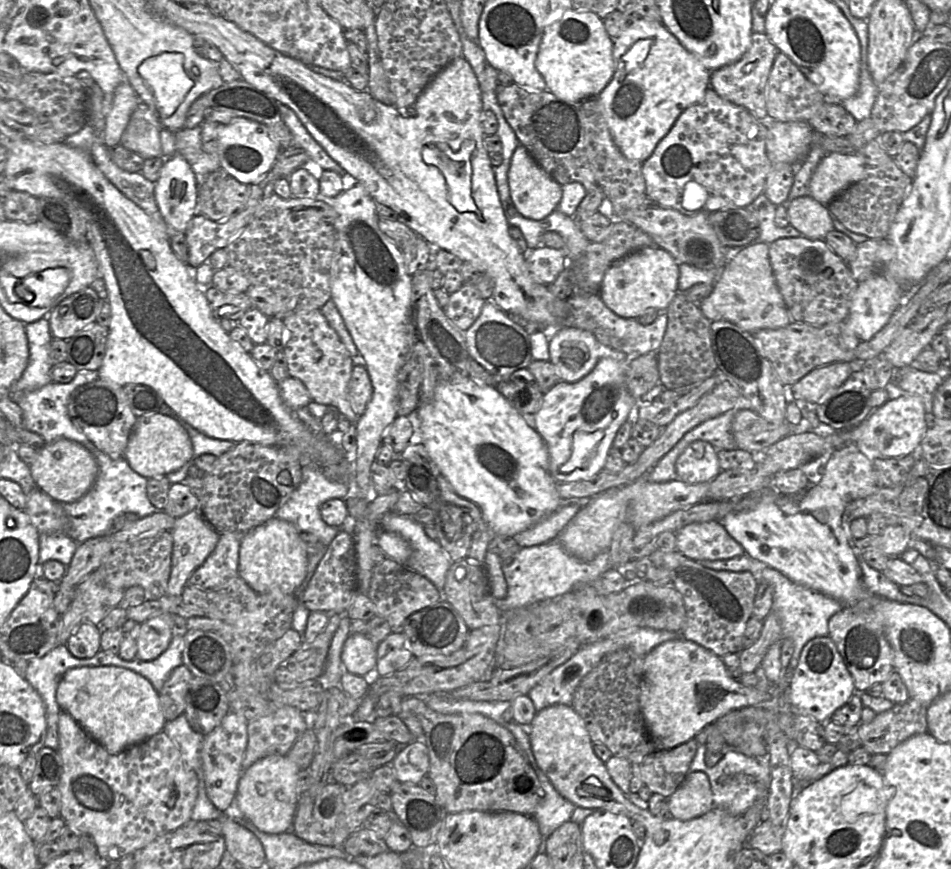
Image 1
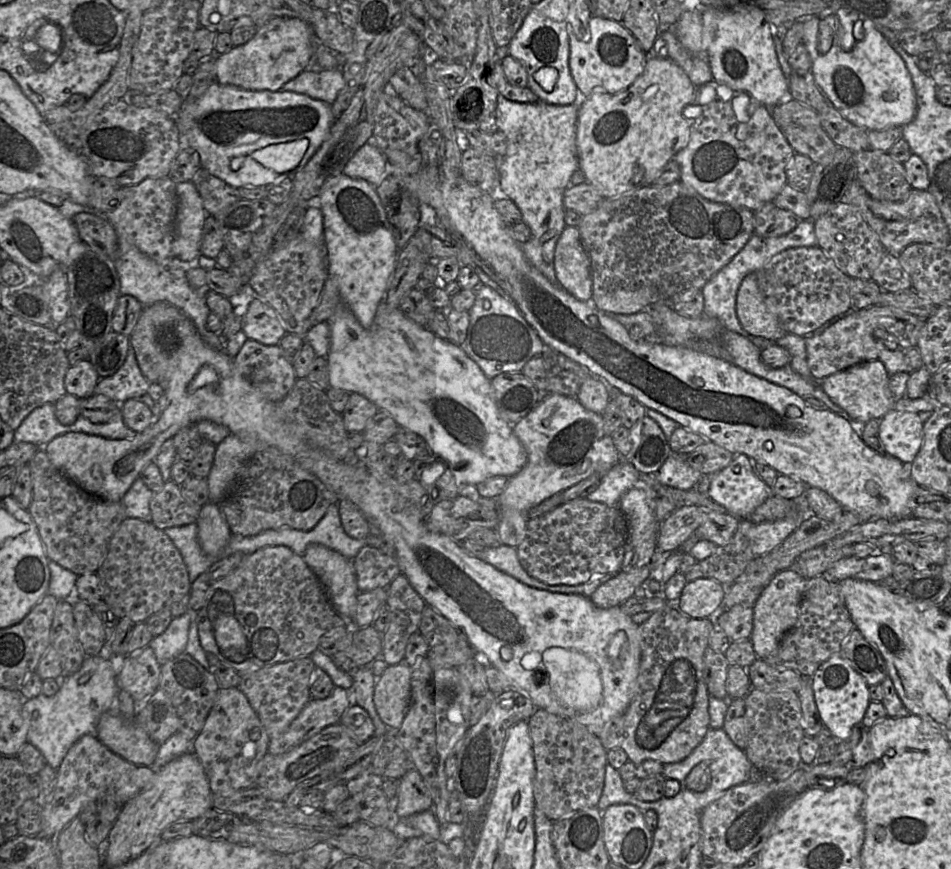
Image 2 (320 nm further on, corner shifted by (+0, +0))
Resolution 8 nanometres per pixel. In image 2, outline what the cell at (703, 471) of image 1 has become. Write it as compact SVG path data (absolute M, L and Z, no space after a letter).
M737 454L728 467L710 477L708 496L740 519L748 518L772 495L772 488L756 472L755 462Z

